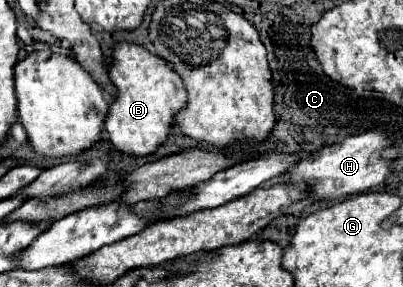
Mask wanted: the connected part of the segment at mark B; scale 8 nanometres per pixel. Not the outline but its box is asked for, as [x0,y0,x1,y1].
[105,41,187,155]

